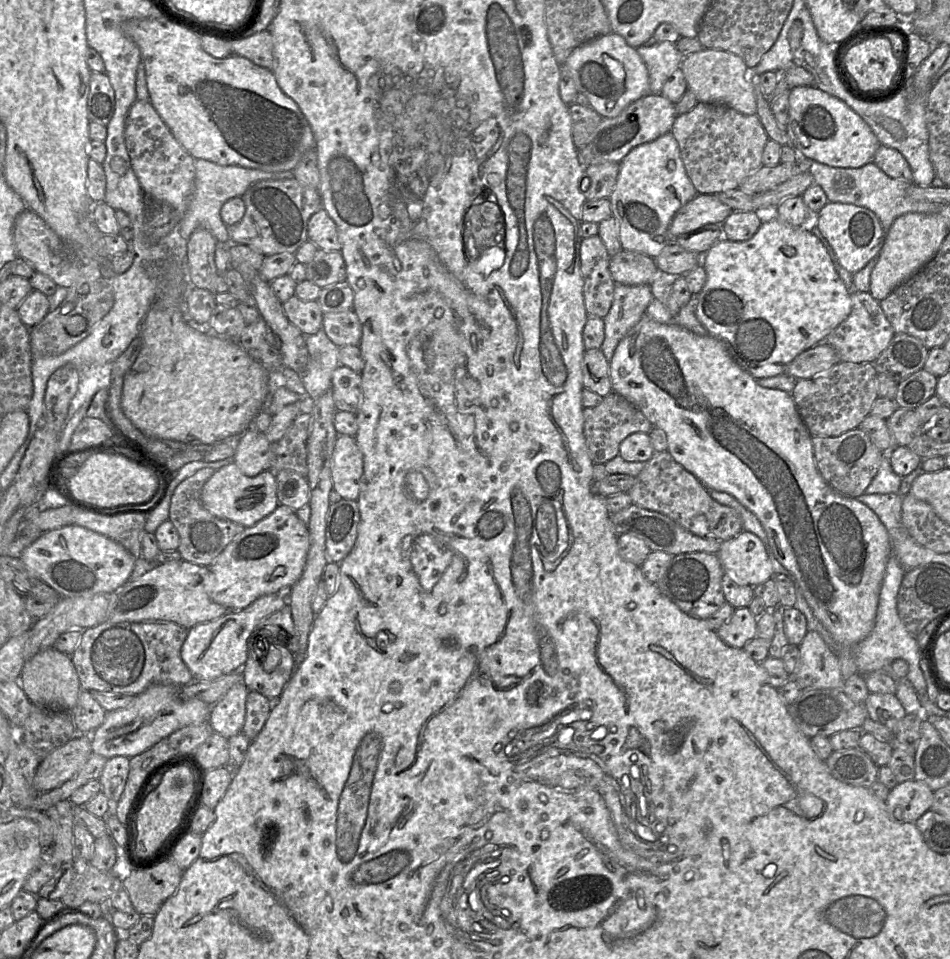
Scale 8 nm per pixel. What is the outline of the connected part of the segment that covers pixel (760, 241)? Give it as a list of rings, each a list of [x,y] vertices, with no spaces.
[[[776,217],[766,223],[762,223],[758,231],[749,240],[730,241],[723,239],[718,241],[702,256],[701,264],[706,271],[707,279],[700,293],[693,295],[696,317],[706,328],[708,334],[722,341],[734,361],[755,379],[775,377],[783,374],[787,365],[797,355],[812,348],[817,343],[825,343],[826,337],[848,318],[852,310],[851,291],[853,289],[846,287],[836,272],[830,255],[821,241],[802,226],[790,226]]]

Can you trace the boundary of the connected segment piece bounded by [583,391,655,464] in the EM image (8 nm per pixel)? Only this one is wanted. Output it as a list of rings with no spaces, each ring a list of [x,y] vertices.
[[[614,391],[603,397],[597,406],[584,408],[583,414],[584,435],[593,464],[605,464],[619,455],[620,444],[629,435],[637,432],[649,434],[655,428],[635,405]]]

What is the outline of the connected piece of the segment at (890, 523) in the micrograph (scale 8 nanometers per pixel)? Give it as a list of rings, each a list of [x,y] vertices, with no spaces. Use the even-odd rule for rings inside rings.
[[[898,493],[862,494],[856,499],[869,507],[886,527],[888,533],[892,529],[899,529],[898,520],[901,512],[903,496]]]

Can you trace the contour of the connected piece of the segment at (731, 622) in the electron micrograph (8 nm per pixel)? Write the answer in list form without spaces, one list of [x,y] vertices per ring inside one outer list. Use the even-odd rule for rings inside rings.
[[[747,607],[738,608],[716,631],[716,634],[726,645],[743,648],[756,637],[756,621],[757,618]]]

